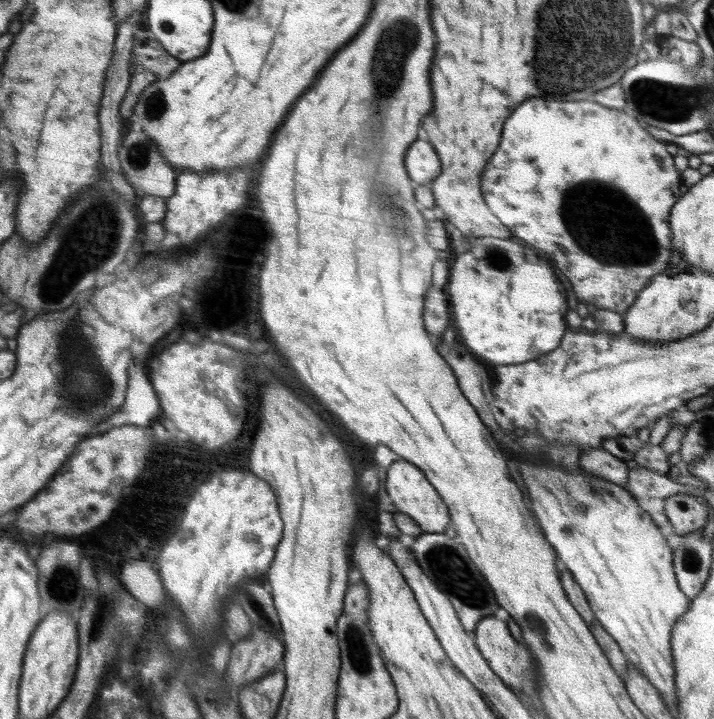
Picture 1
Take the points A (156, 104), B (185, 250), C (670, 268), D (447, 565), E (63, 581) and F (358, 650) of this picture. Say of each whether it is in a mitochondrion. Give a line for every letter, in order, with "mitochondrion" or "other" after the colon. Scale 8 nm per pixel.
A: mitochondrion
B: other
C: other
D: mitochondrion
E: mitochondrion
F: mitochondrion

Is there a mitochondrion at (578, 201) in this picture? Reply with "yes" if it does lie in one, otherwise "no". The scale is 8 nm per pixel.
yes

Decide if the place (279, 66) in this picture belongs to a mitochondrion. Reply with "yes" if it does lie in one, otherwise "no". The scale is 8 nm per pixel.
no

